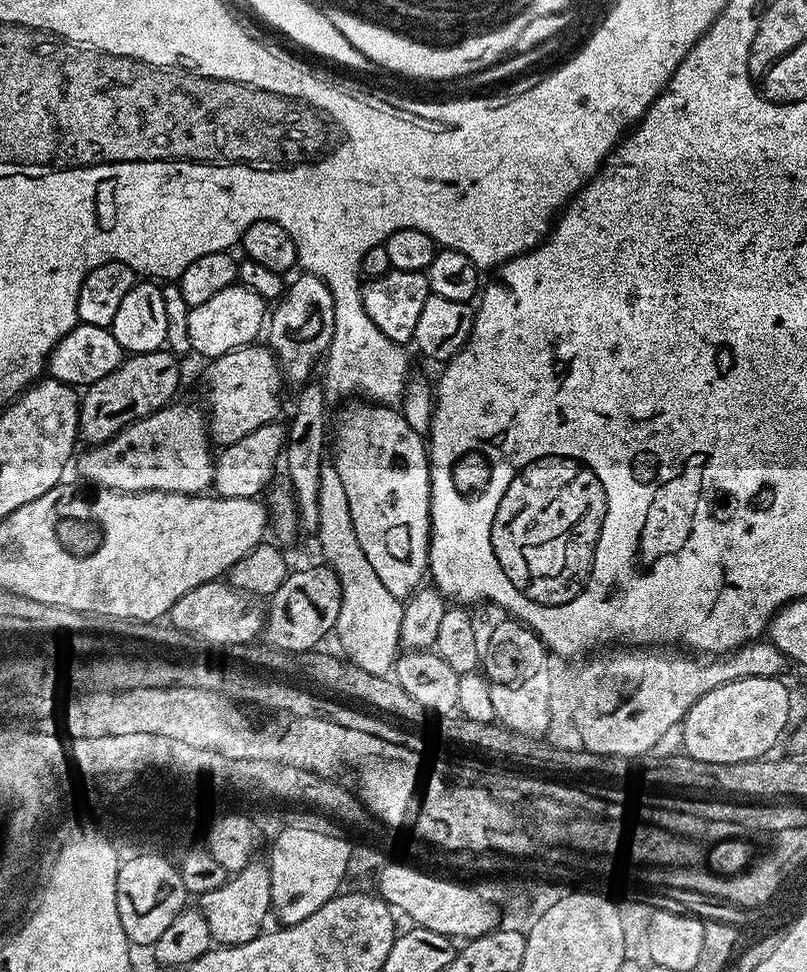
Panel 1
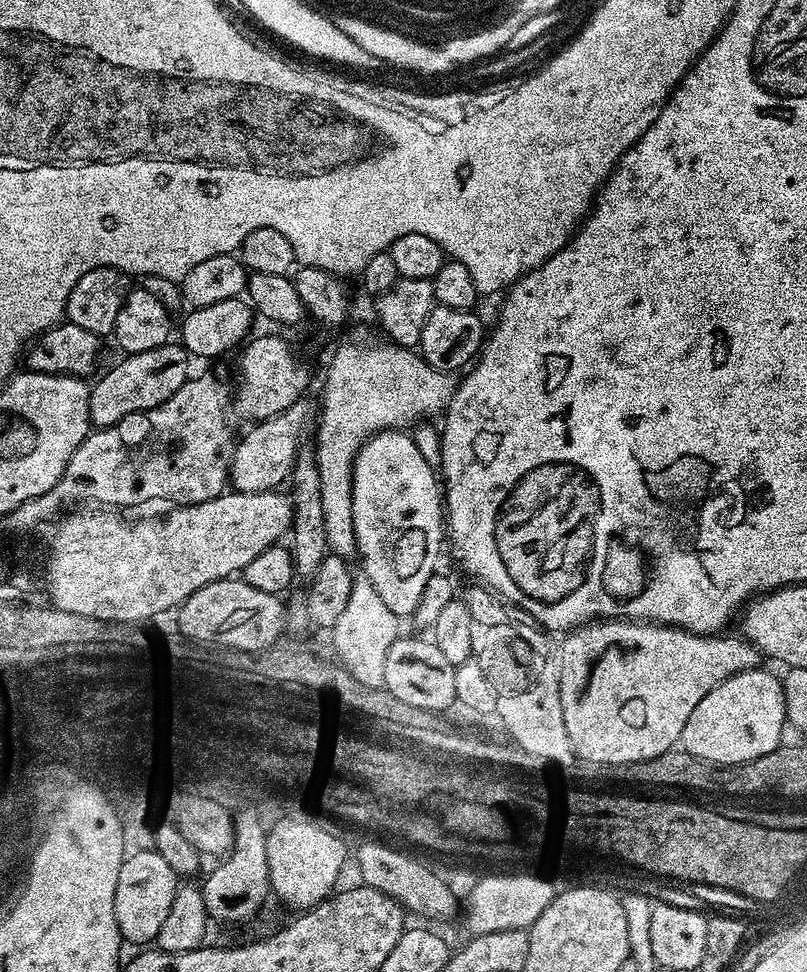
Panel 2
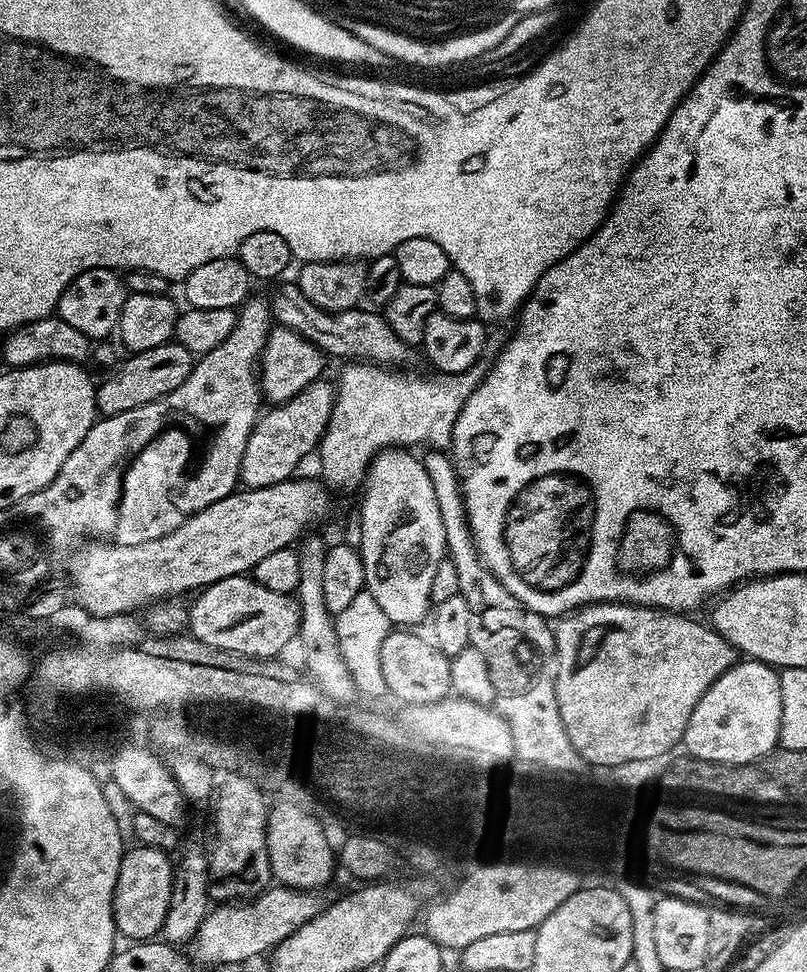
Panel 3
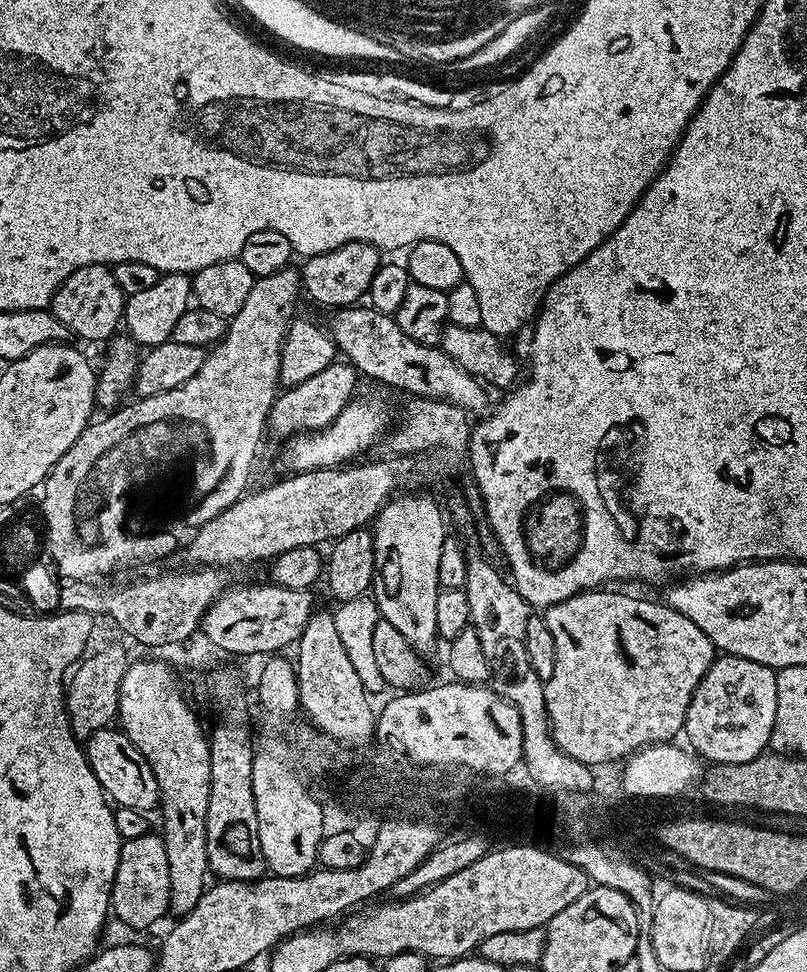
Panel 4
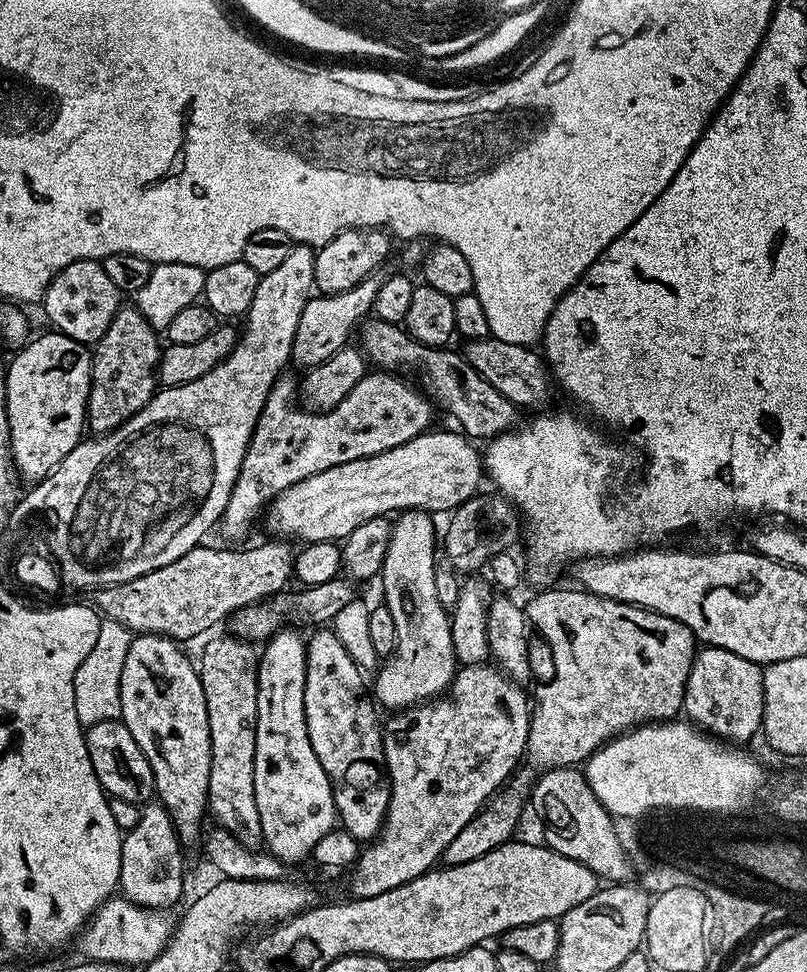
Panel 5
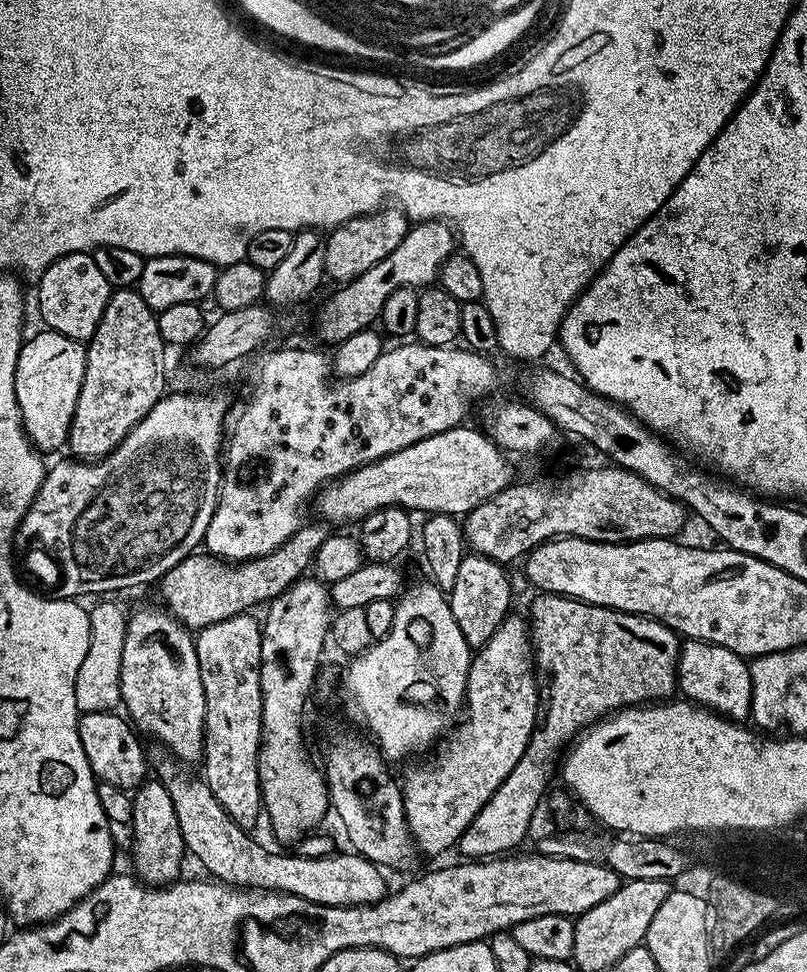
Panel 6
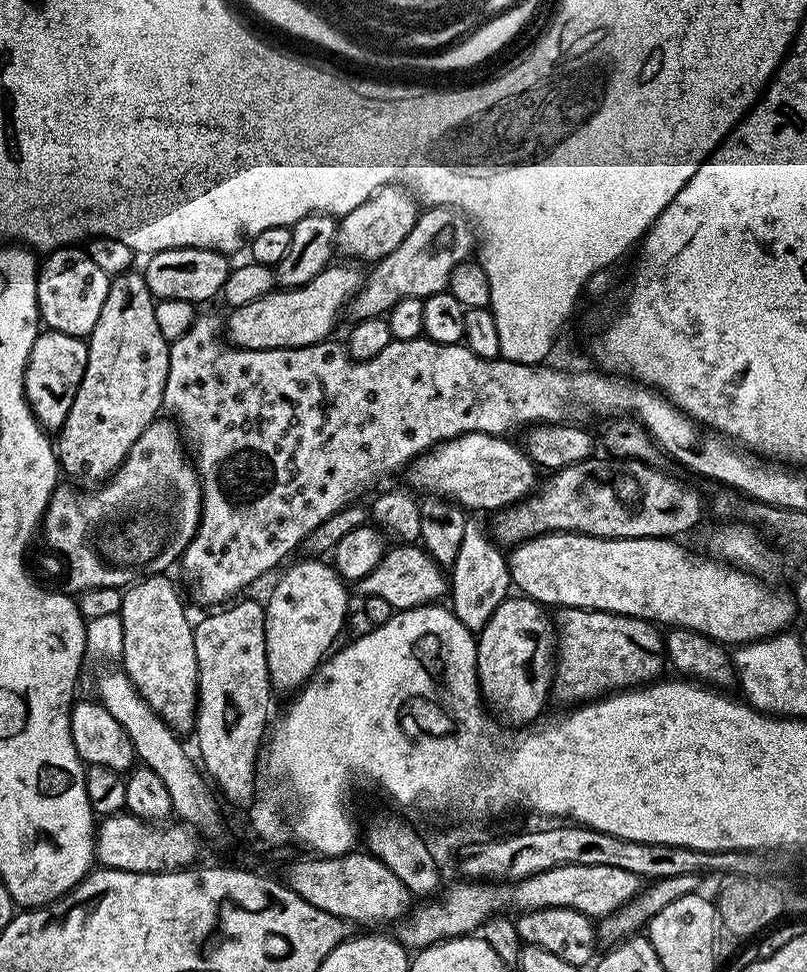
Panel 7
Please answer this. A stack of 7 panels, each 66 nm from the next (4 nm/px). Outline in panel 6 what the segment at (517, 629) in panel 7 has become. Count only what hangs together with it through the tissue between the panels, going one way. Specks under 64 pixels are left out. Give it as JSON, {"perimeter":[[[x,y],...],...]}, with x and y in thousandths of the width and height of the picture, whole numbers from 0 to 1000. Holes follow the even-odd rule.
{"perimeter":[[[629,632],[612,648],[611,655],[585,676],[577,702],[577,736],[572,743],[566,744],[559,756],[539,771],[542,774],[537,782],[513,787],[502,798],[498,798],[506,853],[527,882],[540,881],[554,872],[564,873],[569,869],[570,859],[575,857],[577,850],[582,850],[592,833],[602,829],[612,813],[617,813],[617,809],[622,809],[632,792],[642,788],[642,780],[647,780],[657,763],[659,753],[667,744],[667,734],[672,728],[672,712],[670,709],[669,712],[664,709],[664,691],[659,688],[659,675],[662,679],[662,658],[657,653],[656,639],[651,635],[648,638],[644,634]]]}

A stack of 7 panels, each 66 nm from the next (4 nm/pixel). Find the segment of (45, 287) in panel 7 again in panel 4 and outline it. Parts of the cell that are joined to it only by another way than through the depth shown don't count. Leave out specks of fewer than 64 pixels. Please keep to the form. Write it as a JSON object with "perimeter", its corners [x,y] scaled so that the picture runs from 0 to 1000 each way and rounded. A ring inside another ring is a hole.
{"perimeter":[[[113,272],[94,276],[82,290],[77,290],[64,303],[63,321],[72,331],[82,335],[90,347],[100,346],[104,350],[133,352],[145,345],[154,327],[155,297],[141,290],[141,282],[133,272]]]}

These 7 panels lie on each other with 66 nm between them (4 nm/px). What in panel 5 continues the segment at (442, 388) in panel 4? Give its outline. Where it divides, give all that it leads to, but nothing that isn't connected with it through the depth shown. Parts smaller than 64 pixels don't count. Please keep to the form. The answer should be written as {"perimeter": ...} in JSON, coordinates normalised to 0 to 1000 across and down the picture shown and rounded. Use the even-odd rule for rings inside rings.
{"perimeter":[[[465,327],[451,330],[450,342],[449,361],[460,373],[461,370],[466,373],[462,376],[467,380],[501,381],[496,379],[511,379],[514,374],[520,374],[519,398],[544,419],[546,416],[571,436],[569,439],[572,441],[574,448],[586,454],[603,455],[611,449],[621,449],[623,444],[631,443],[641,435],[642,421],[639,417],[632,415],[622,405],[617,405],[617,401],[612,401],[612,397],[607,397],[607,393],[602,393],[602,389],[594,387],[569,361],[555,362],[560,360],[554,357],[528,358],[512,346],[507,346],[497,334],[473,331]]]}

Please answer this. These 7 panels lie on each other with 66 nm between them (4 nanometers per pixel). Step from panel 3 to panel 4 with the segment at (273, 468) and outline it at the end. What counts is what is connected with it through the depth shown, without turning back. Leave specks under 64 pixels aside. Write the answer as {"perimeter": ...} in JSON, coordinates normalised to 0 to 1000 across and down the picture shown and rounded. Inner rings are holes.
{"perimeter":[[[418,372],[404,377],[404,381],[389,385],[389,389],[379,389],[379,393],[369,393],[369,397],[352,399],[343,406],[332,427],[331,443],[346,451],[371,449],[373,444],[398,444],[442,406],[441,391],[444,384],[435,373]]]}

